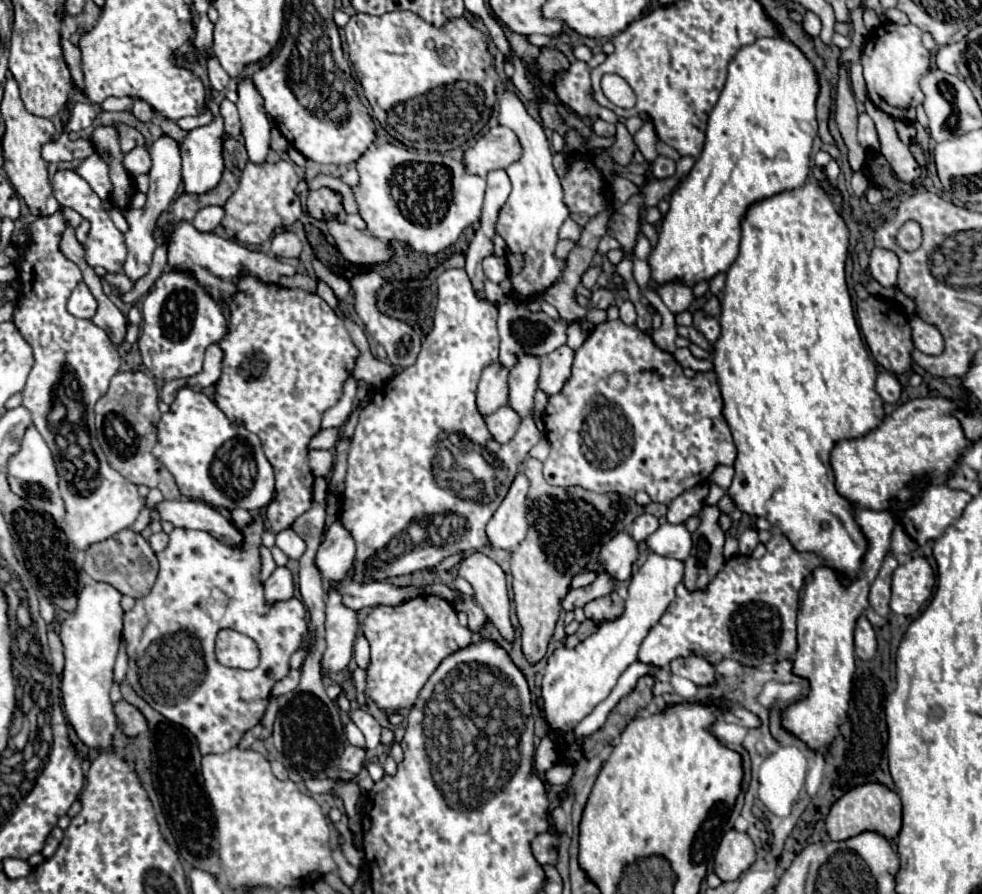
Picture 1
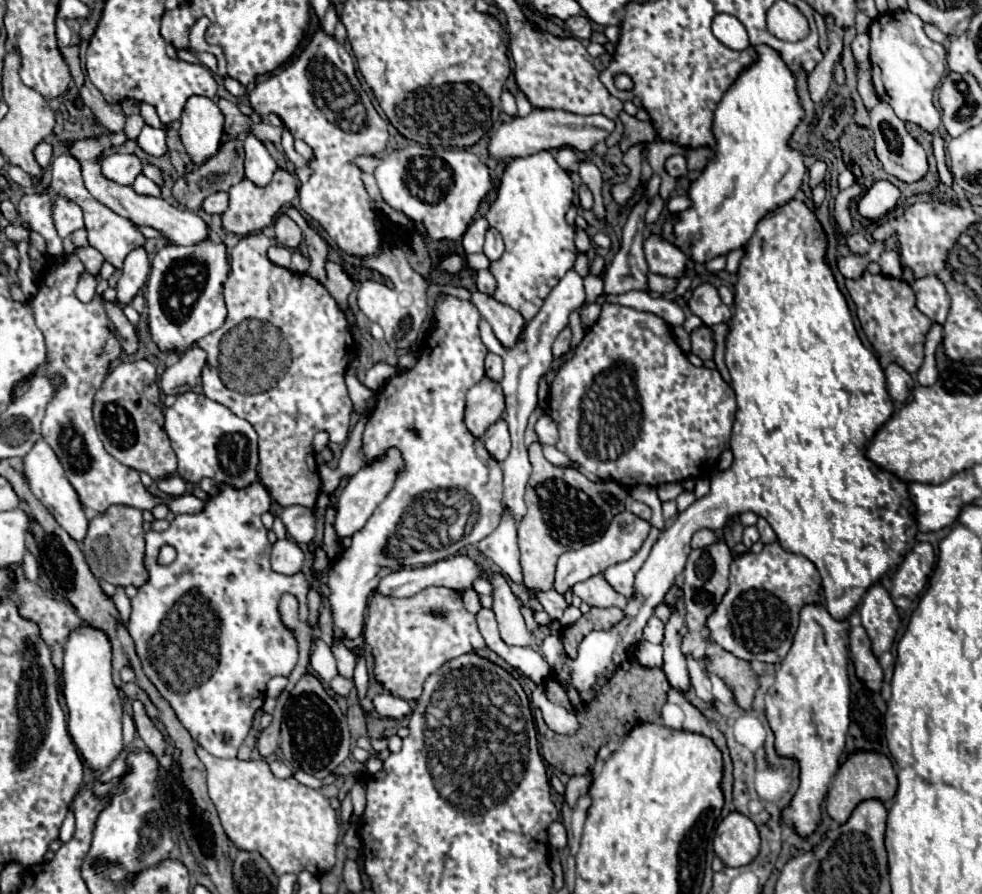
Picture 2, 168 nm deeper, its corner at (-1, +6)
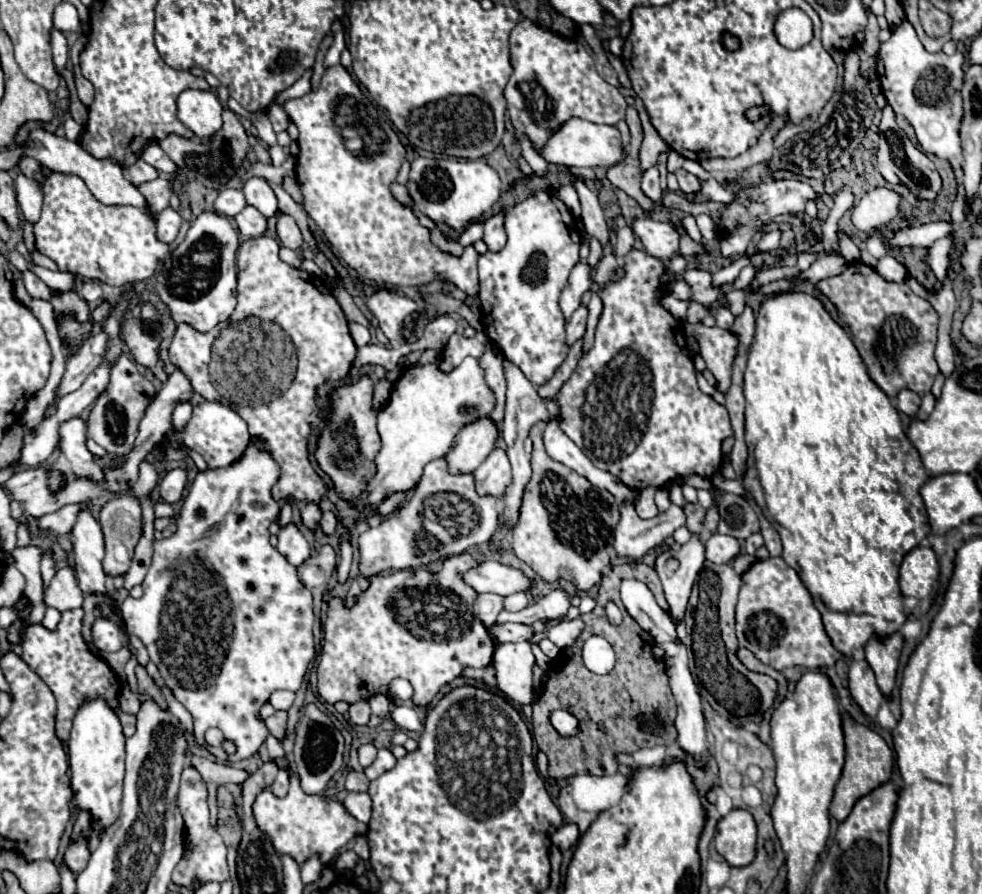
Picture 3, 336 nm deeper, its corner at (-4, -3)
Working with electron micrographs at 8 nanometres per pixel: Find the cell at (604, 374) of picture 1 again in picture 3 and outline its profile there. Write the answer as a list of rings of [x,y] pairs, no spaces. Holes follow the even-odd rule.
[[[632,249],[626,253],[624,265],[624,279],[600,287],[604,313],[596,327],[594,345],[578,361],[576,371],[558,393],[560,429],[584,451],[594,467],[610,471],[634,491],[646,487],[662,489],[688,475],[710,479],[722,467],[722,441],[734,435],[730,415],[724,405],[700,391],[684,337],[684,325],[656,303],[656,291],[664,291],[660,281],[664,263],[650,257],[646,251]]]

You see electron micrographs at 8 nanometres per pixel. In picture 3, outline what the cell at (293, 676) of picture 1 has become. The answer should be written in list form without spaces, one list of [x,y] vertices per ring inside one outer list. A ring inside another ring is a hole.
[[[274,691],[270,697],[270,703],[274,709],[282,709],[286,711],[294,701],[294,693],[292,691]]]

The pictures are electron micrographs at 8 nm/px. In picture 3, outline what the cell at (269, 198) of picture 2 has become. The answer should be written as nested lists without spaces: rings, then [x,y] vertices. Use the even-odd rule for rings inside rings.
[[[246,205],[234,217],[234,221],[236,221],[236,225],[244,237],[260,237],[268,229],[268,219],[256,207],[250,207],[250,205]]]

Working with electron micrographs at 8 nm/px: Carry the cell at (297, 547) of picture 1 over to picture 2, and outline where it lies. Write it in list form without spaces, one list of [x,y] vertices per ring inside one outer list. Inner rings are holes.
[[[287,506],[281,512],[281,520],[289,532],[289,536],[299,544],[309,544],[317,534],[315,508],[307,506]]]

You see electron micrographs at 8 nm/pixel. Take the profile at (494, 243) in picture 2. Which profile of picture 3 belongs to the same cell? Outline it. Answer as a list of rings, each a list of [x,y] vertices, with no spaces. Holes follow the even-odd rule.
[[[492,215],[484,221],[484,243],[488,245],[488,251],[500,251],[506,245],[506,233],[504,233],[504,215]]]

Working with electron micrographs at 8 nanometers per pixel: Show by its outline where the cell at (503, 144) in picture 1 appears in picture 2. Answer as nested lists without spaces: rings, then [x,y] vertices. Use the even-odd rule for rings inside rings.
[[[533,110],[527,118],[511,118],[509,122],[501,124],[499,130],[491,136],[489,154],[491,158],[517,158],[517,156],[531,156],[541,150],[559,150],[559,148],[573,148],[579,152],[589,152],[595,144],[603,142],[615,128],[615,122],[607,116],[579,116],[565,110]]]

